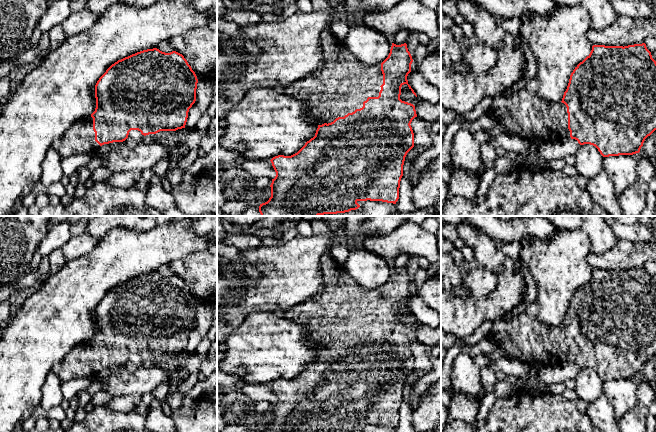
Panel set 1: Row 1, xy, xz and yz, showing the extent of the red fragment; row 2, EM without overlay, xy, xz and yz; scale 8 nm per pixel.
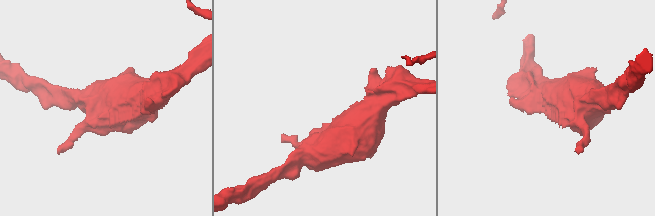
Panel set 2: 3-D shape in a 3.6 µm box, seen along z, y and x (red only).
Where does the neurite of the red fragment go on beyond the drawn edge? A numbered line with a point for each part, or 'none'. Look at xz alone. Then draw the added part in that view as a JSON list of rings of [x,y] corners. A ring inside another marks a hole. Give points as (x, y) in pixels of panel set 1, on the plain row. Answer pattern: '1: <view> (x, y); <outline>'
1: xz (343, 308); [[[331,248],[321,257],[323,292],[296,305],[294,308],[277,313],[281,317],[302,325],[307,339],[318,349],[331,347],[338,341],[363,331],[368,321],[378,321],[383,308],[381,288],[369,290],[357,284],[331,256]]]

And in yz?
1: yz (525, 338); [[[536,303],[530,304],[511,321],[496,322],[487,339],[501,349],[504,356],[530,365],[566,365],[571,363],[568,353],[568,337],[564,327],[547,326],[538,317]]]

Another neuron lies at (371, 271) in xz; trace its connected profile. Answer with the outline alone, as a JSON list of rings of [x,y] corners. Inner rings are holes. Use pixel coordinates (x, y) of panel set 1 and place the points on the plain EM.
[[[351,250],[345,263],[348,275],[365,289],[381,288],[389,279],[392,268],[387,260],[366,250]]]

